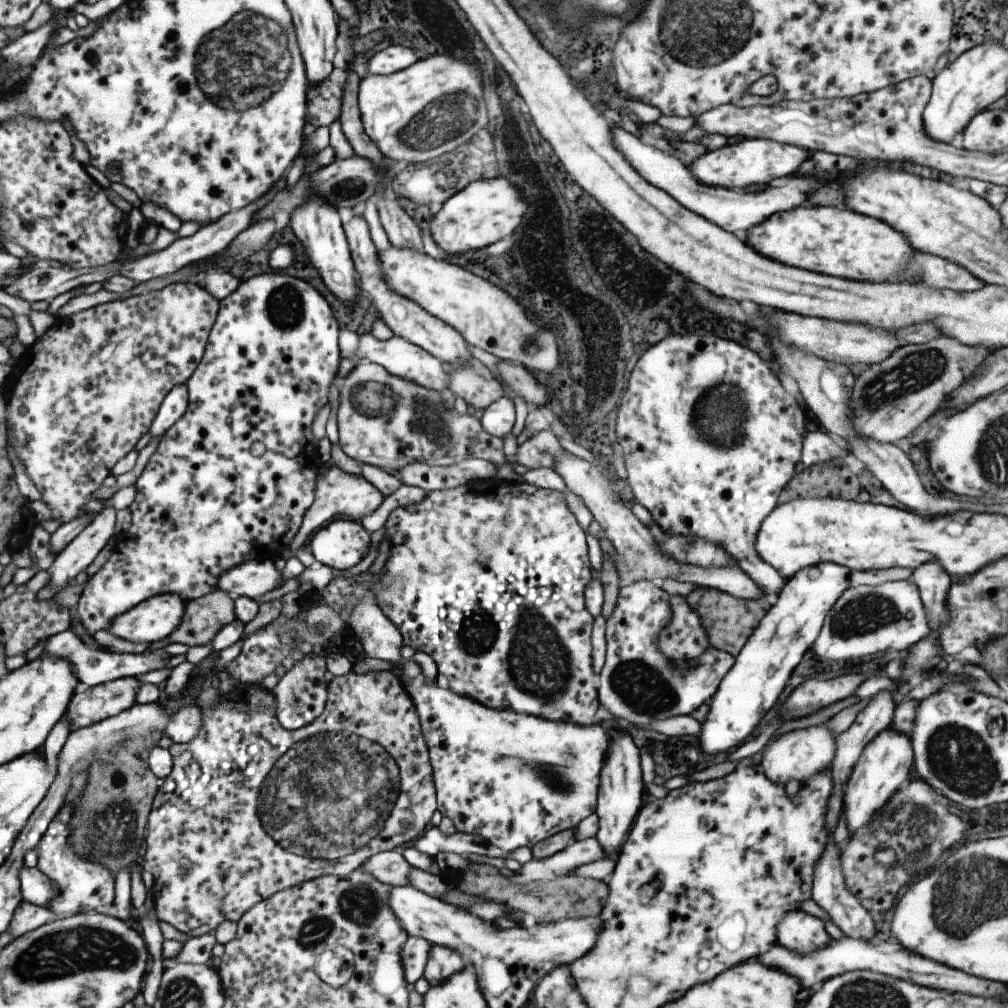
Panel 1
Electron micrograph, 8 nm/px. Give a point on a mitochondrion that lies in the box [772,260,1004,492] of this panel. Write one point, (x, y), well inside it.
(920, 368)

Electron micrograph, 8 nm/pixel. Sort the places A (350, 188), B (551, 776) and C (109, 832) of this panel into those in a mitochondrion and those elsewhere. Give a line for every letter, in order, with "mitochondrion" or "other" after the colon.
A: mitochondrion
B: mitochondrion
C: mitochondrion

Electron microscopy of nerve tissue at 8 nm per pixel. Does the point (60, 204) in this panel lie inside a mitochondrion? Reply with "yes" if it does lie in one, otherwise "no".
no

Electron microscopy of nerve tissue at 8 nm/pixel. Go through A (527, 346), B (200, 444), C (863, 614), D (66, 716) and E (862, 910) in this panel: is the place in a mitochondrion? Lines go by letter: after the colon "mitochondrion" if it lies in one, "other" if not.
A: mitochondrion
B: other
C: mitochondrion
D: other
E: other

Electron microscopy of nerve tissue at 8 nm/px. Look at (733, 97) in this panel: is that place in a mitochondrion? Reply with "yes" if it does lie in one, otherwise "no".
no

